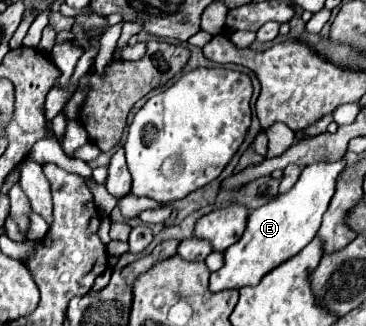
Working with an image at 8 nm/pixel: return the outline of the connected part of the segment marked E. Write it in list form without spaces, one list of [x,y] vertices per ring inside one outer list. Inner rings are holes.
[[[344,159],[330,165],[310,165],[302,171],[300,179],[290,191],[252,211],[248,215],[248,227],[244,235],[240,237],[240,241],[224,251],[224,265],[210,275],[210,291],[218,293],[224,289],[254,287],[268,271],[300,253],[320,229],[322,215],[328,209],[328,203],[336,191],[336,179],[344,167]]]

